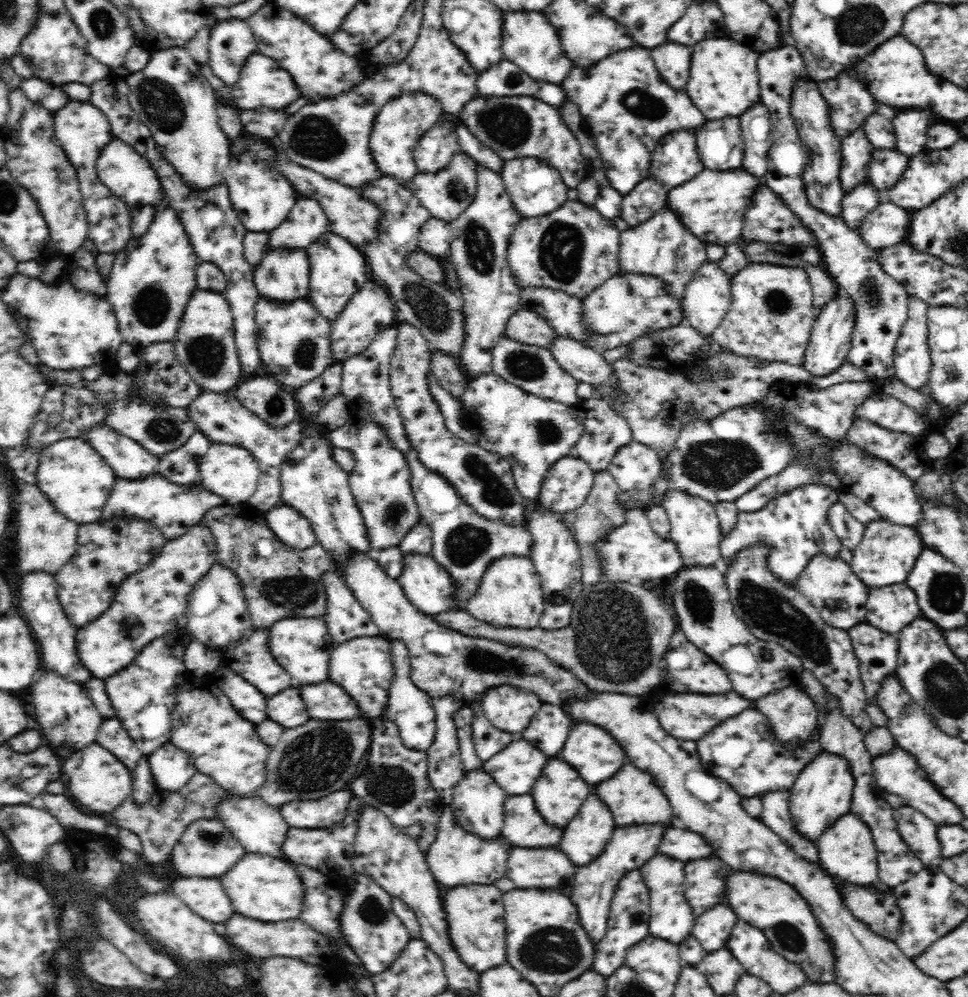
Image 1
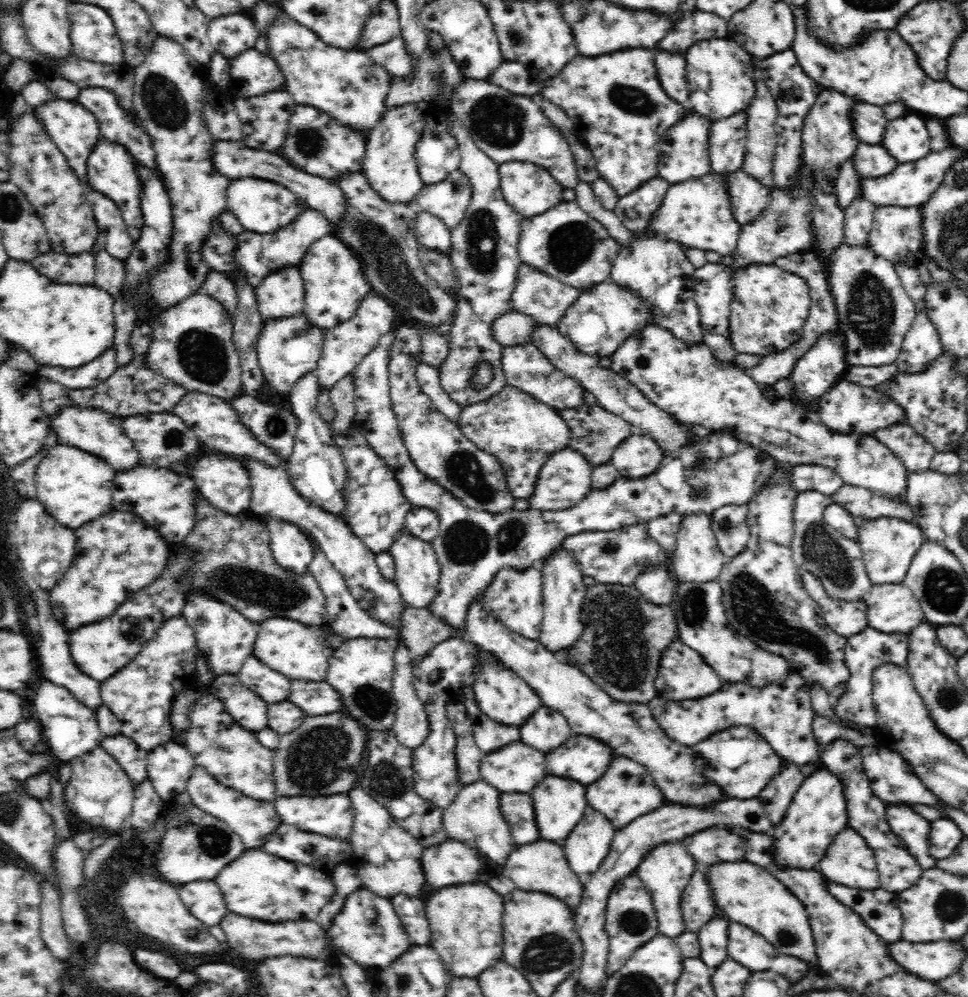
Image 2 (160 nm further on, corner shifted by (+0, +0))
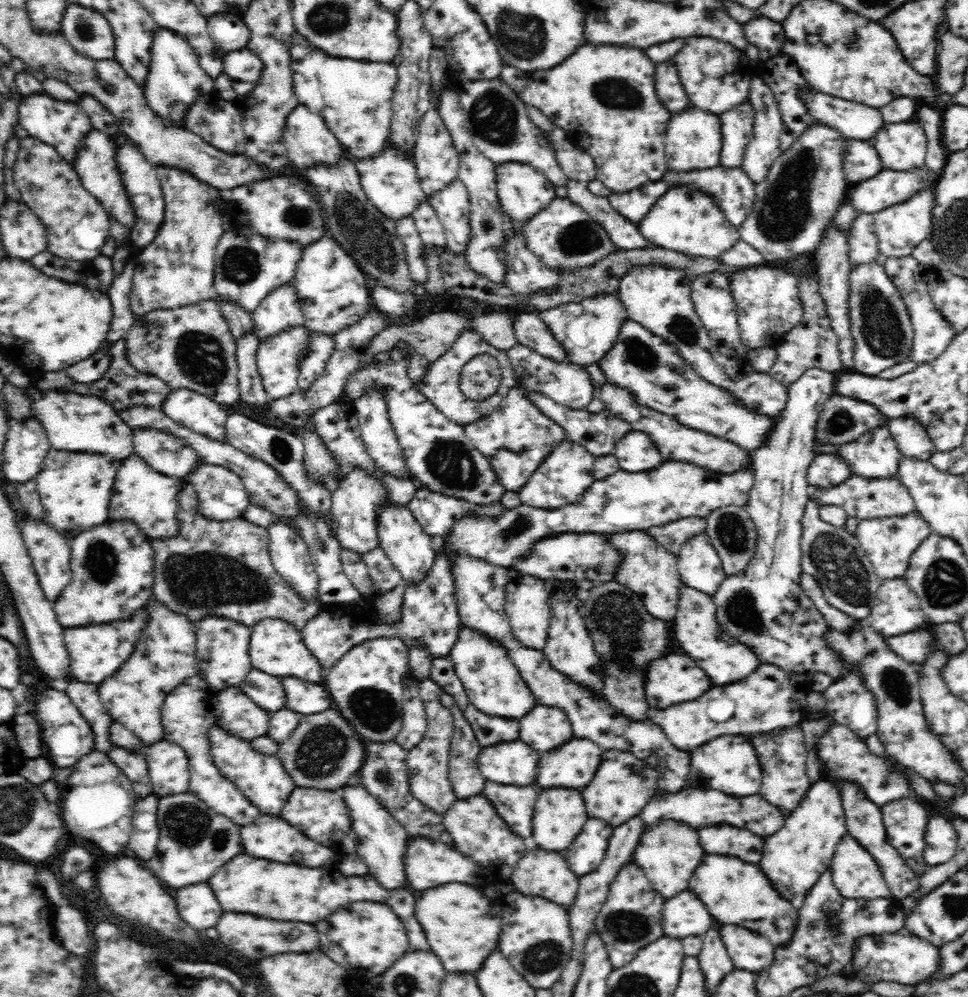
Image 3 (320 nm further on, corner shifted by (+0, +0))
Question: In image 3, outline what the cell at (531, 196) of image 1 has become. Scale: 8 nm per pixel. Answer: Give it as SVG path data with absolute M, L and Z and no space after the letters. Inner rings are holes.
M505 163L497 165L495 173L500 206L504 214L512 219L512 222L525 223L529 221L557 197L555 184L552 184L542 171L533 166L522 163Z

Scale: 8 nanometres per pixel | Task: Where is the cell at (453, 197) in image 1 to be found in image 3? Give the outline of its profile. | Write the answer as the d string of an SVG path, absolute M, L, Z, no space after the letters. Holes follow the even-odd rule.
M460 179L427 197L445 230L445 250L460 255L466 252L471 237L469 192Z

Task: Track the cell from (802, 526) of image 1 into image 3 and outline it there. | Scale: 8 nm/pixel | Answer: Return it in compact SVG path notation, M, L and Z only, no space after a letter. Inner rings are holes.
M807 502L802 516L801 567L813 576L823 590L827 601L842 613L866 622L876 602L878 589L884 581L876 574L859 540L841 527L832 526L818 516L820 505Z

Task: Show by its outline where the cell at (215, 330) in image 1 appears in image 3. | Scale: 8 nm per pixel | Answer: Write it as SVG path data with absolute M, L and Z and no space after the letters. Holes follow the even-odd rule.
M210 299L185 307L176 307L174 310L154 310L138 315L124 340L126 358L138 372L164 380L173 390L187 389L204 394L223 407L228 408L240 400L237 344L216 300Z

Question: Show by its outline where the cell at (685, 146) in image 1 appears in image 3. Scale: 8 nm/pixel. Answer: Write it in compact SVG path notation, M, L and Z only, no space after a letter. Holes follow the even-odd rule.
M698 108L674 113L665 134L667 166L676 172L700 170L720 165L722 150L721 118L713 112Z

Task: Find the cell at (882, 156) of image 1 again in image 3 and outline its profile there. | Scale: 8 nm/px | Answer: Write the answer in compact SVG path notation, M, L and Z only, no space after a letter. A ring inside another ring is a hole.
M847 139L842 162L844 177L850 184L872 178L882 170L878 151L869 141Z

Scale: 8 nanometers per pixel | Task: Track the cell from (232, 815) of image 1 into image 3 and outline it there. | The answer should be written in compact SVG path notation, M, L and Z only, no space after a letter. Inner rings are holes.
M200 675L186 678L182 684L166 696L161 708L163 740L178 744L187 754L189 761L189 791L194 792L200 800L206 803L218 814L228 817L237 825L254 822L260 816L260 810L250 803L239 788L219 773L218 767L210 754L210 736L207 734L215 724L213 710L218 704L218 695Z

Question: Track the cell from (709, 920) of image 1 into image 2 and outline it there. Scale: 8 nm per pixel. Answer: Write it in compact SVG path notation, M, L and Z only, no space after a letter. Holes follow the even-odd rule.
M714 918L698 932L699 957L709 966L716 969L723 960L728 959L728 921L724 918Z

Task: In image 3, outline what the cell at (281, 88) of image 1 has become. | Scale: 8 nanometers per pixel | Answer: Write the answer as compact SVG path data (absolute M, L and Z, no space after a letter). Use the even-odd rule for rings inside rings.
M248 49L227 52L223 58L223 73L230 79L237 95L249 93L258 84L262 72L262 60Z

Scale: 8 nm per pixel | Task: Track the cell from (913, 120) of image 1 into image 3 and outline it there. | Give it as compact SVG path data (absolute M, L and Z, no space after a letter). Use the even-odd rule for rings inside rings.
M916 120L899 123L884 123L881 129L869 140L880 157L882 169L912 171L925 166L927 138L924 129Z

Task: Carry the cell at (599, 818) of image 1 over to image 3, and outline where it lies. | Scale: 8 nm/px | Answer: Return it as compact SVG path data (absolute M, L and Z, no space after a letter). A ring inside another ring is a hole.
M589 817L578 838L562 852L570 871L578 878L594 873L602 863L612 835L613 825Z

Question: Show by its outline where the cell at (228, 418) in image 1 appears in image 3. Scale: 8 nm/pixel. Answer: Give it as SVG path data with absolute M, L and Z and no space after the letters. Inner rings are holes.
M176 389L162 402L160 409L172 420L186 425L194 432L224 441L225 424L230 410L204 394Z

